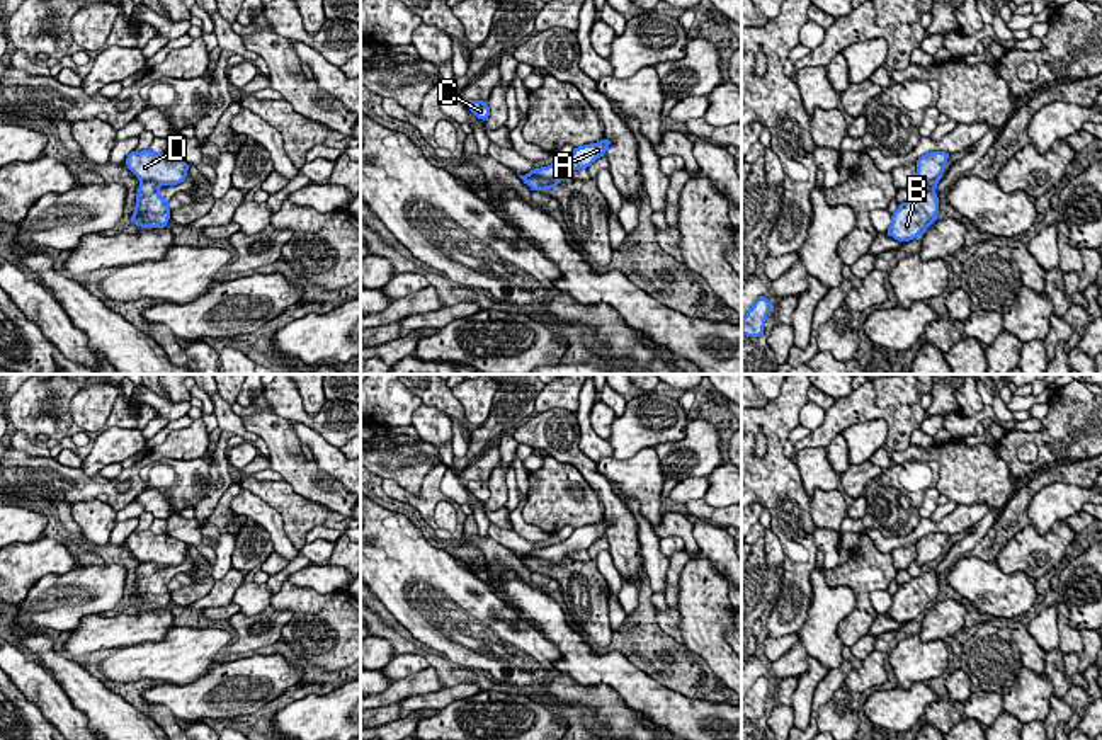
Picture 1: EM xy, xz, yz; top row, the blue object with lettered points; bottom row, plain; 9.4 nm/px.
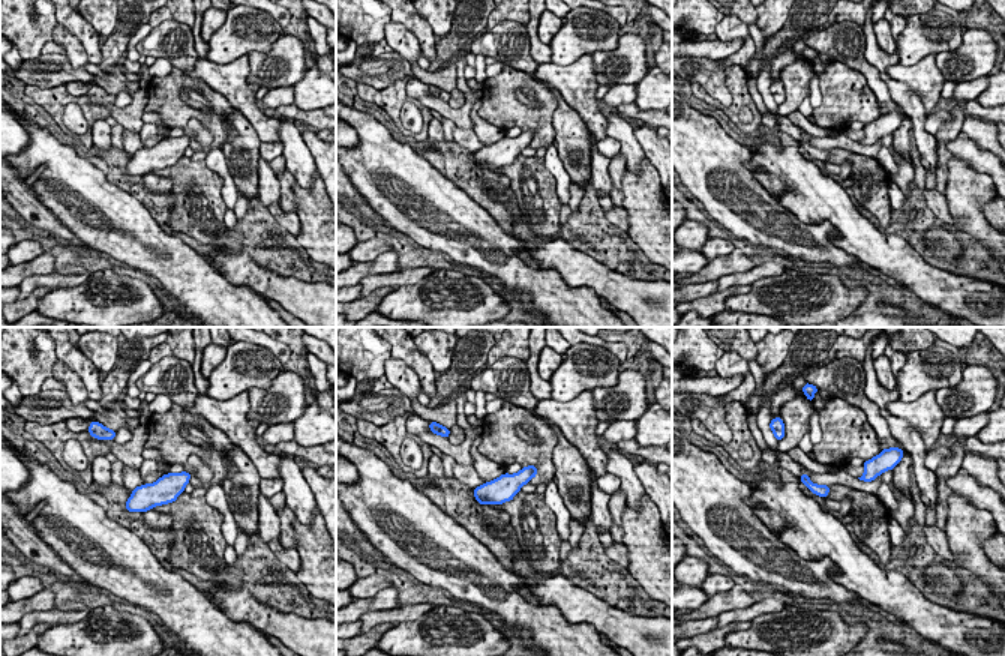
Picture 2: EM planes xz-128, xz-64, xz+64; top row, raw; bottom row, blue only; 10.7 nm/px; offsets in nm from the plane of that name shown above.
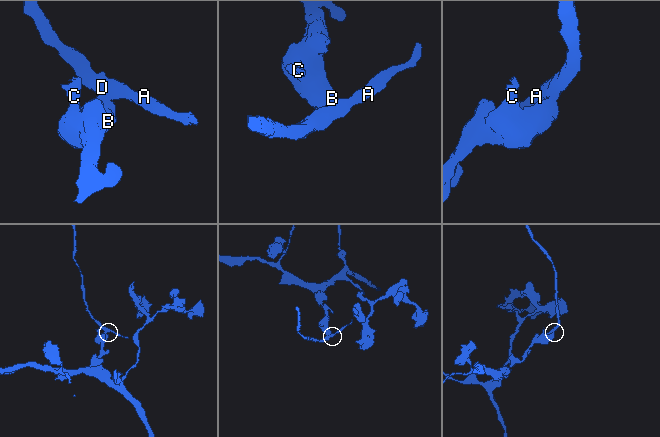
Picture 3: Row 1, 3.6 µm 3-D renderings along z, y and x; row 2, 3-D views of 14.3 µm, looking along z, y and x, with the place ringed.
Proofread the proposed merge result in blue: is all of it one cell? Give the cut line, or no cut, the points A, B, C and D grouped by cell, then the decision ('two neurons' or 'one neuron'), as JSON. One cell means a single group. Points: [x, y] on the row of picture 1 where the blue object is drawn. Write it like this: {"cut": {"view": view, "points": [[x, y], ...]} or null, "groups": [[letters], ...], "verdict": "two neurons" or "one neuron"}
{"cut": {"view": "xz", "points": [[526, 176], [533, 176], [541, 187]]}, "groups": [["A", "D"], ["B", "C"]], "verdict": "two neurons"}

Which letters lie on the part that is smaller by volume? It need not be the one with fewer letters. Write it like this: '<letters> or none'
A, D

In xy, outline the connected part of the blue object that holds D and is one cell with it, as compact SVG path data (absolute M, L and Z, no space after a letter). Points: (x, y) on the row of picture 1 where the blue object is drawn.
M150 148L131 151L124 163L139 182L158 182L160 185L179 185L185 180L189 170L187 162L167 151L153 153Z

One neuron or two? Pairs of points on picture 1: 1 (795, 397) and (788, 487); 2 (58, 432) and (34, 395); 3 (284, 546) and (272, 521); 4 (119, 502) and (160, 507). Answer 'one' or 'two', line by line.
1: one
2: one
3: one
4: two

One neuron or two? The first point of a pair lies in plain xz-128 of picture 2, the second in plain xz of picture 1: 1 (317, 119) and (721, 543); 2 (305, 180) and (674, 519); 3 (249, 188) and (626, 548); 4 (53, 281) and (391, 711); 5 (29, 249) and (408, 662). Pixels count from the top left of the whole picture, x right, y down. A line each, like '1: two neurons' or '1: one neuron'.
1: two neurons
2: one neuron
3: one neuron
4: two neurons
5: one neuron

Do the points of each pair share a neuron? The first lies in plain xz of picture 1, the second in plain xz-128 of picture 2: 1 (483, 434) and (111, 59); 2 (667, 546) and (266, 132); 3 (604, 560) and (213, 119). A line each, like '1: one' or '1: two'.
1: one
2: two
3: two

